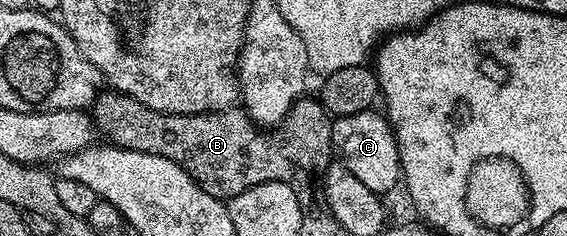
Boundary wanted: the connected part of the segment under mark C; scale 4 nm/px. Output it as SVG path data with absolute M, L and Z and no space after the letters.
M369 110L335 117L332 121L332 146L335 155L348 167L350 174L356 175L372 192L385 194L384 192L390 191L395 184L401 183L400 155L398 142L387 115L377 112Z

